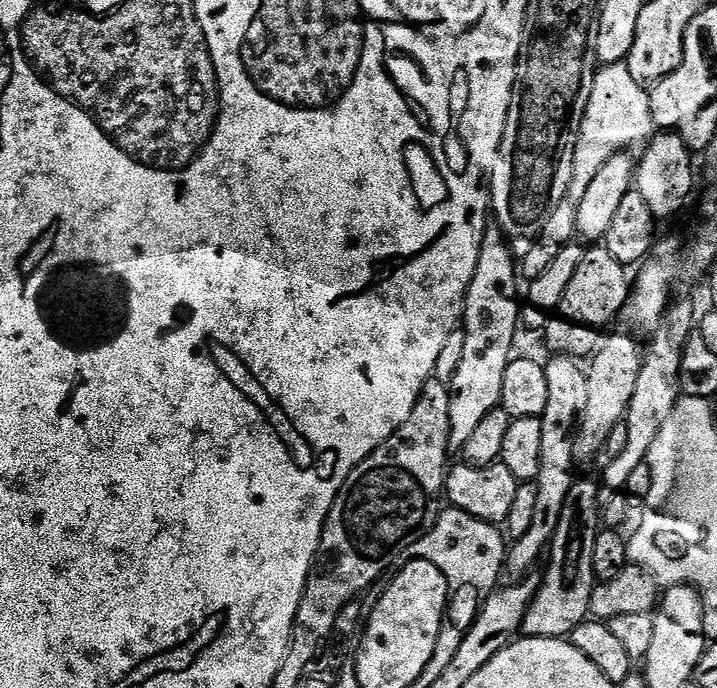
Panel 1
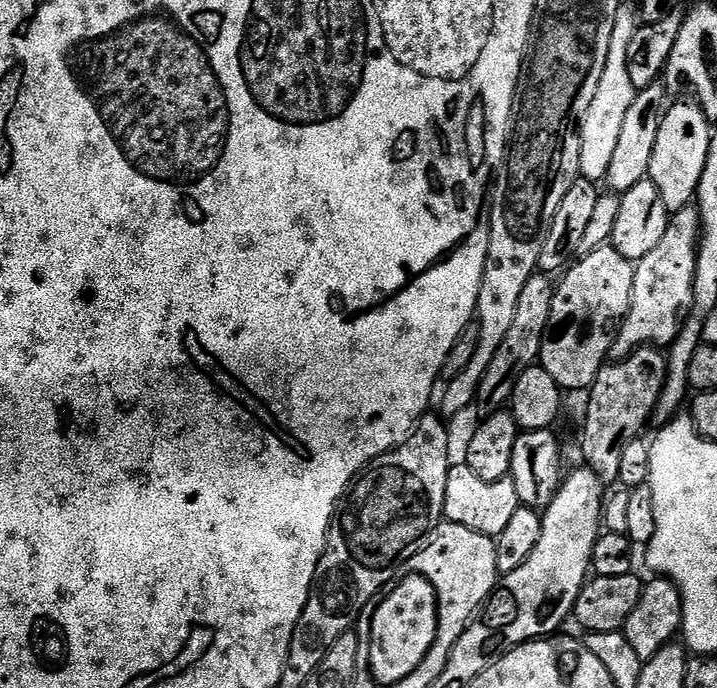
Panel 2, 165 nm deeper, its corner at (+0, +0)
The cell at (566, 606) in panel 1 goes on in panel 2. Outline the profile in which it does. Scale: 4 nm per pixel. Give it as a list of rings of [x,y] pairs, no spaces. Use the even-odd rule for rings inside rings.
[[[645,346],[625,358],[605,363],[596,380],[592,383],[588,396],[588,409],[584,412],[584,437],[580,440],[580,452],[584,455],[583,463],[600,479],[605,486],[612,486],[619,481],[618,465],[622,463],[622,450],[631,440],[637,439],[640,432],[653,417],[656,402],[664,385],[664,376],[668,373],[668,362],[665,353],[656,346]]]

